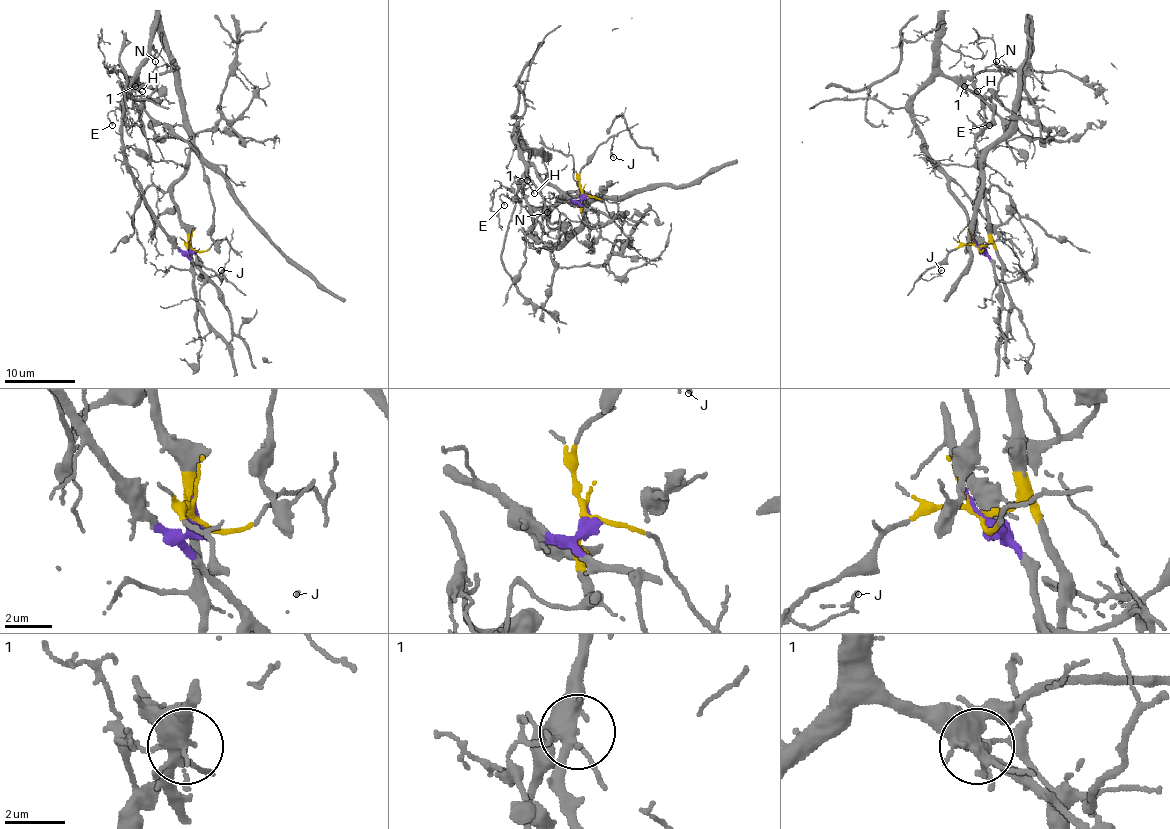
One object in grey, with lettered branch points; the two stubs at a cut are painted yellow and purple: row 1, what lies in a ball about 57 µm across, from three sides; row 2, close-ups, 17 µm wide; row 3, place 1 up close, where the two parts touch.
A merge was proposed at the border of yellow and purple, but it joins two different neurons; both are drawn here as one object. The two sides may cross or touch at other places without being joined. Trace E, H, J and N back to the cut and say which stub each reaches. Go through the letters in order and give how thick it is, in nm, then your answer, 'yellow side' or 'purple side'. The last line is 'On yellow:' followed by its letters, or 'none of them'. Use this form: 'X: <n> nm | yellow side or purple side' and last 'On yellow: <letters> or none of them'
E: 120 nm | yellow side
H: 140 nm | purple side
J: 110 nm | yellow side
N: 80 nm | yellow side
On yellow: E, J, N

